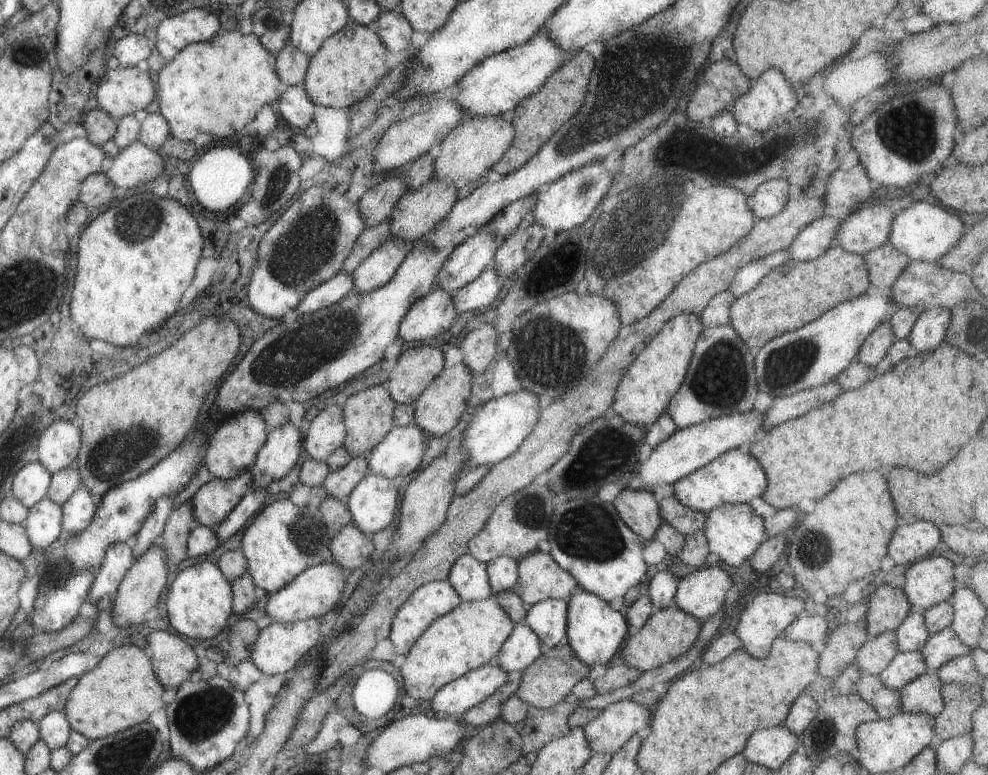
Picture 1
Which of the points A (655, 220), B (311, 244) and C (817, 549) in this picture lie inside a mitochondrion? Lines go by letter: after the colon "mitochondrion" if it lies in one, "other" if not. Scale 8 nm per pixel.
A: mitochondrion
B: mitochondrion
C: mitochondrion

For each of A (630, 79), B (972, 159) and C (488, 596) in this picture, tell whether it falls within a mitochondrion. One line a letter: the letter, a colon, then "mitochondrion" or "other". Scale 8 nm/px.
A: mitochondrion
B: other
C: other

